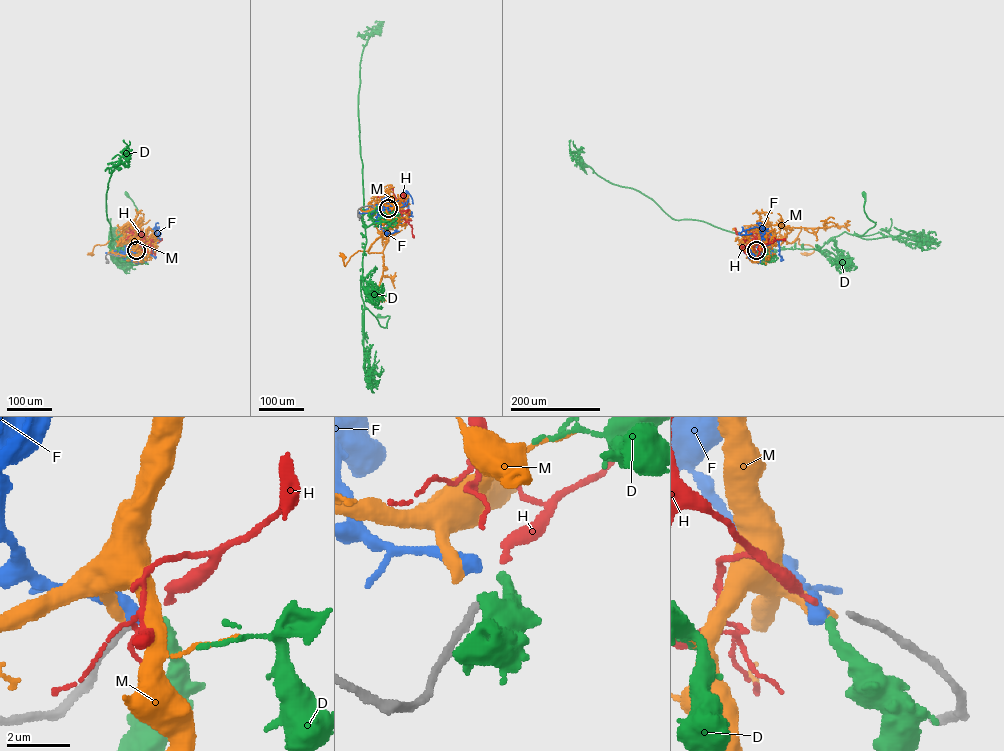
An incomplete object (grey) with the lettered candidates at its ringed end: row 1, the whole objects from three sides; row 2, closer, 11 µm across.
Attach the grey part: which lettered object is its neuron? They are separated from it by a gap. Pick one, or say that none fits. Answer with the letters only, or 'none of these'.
none of these

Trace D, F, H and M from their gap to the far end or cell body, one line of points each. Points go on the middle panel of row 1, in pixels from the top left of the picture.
D: (388, 208), (383, 210), (385, 214), (365, 228), (361, 296), (364, 306), (385, 327), (389, 316), (377, 316)
F: (388, 208), (397, 231), (386, 233)
H: (388, 208), (393, 206), (398, 210), (411, 226), (413, 236)
M: (387, 208), (388, 228), (367, 250), (358, 250), (345, 266), (343, 257)

